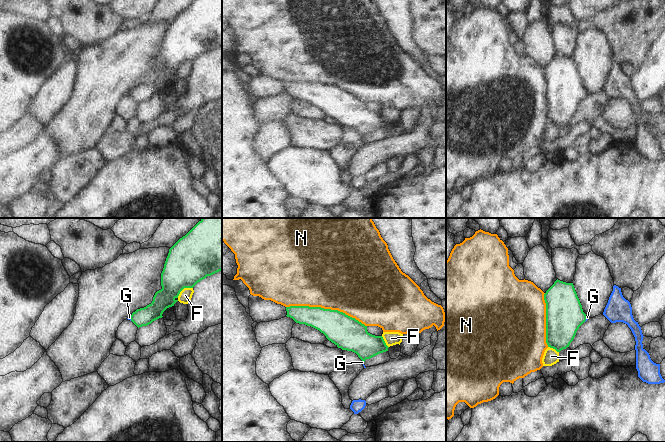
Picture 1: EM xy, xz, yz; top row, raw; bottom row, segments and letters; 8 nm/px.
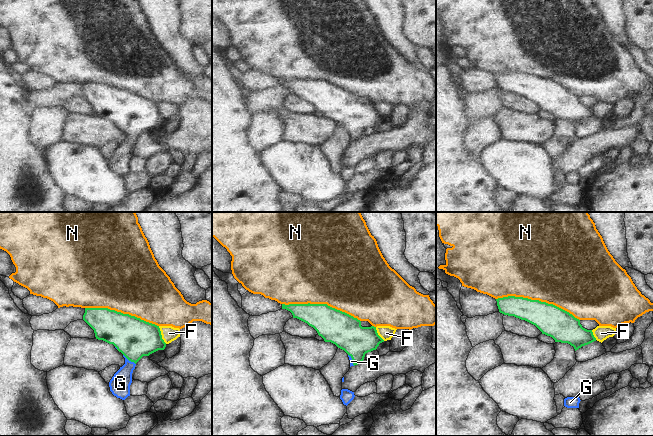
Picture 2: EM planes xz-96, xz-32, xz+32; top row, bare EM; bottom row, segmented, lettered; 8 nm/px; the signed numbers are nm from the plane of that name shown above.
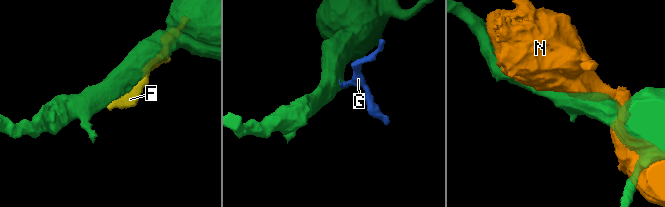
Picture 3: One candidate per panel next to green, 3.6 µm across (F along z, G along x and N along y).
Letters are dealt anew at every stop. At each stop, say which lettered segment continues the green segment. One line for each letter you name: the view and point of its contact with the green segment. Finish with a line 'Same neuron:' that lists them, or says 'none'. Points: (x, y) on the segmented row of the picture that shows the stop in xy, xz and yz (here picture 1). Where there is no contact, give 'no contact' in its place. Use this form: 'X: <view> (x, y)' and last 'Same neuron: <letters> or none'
G: yz (586, 318)
Same neuron: G

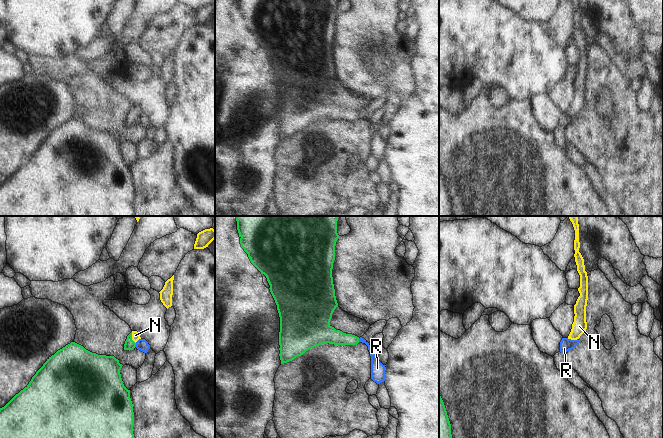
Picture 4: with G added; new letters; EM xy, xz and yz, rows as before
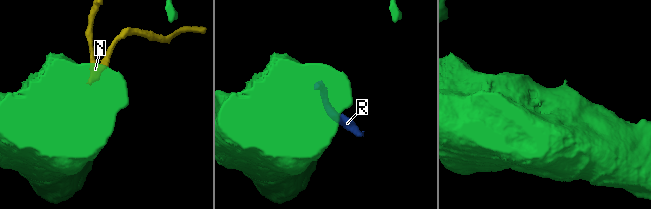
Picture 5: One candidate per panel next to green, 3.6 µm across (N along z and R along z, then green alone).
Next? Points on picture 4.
N: xy (131, 338)
Same neuron: N

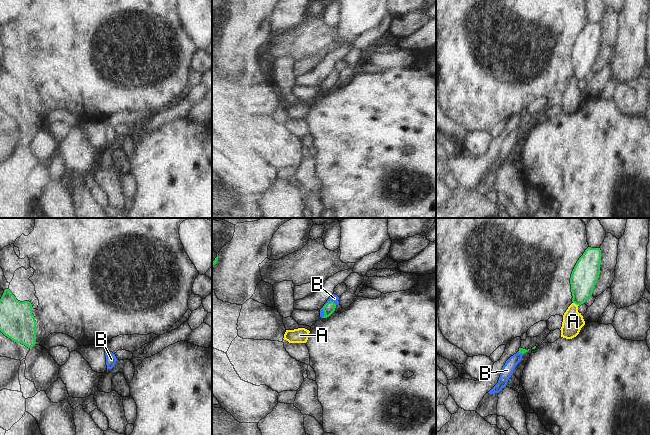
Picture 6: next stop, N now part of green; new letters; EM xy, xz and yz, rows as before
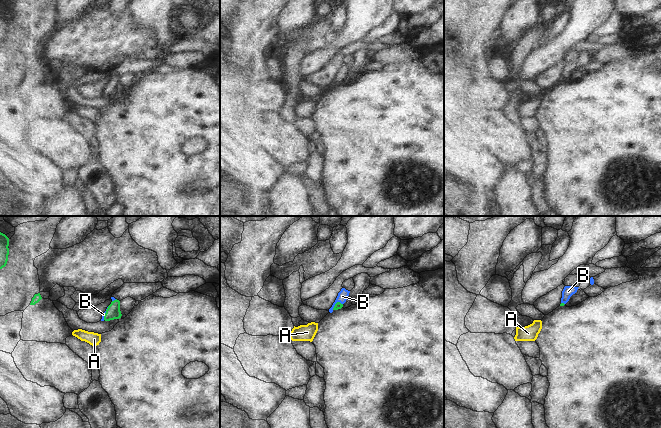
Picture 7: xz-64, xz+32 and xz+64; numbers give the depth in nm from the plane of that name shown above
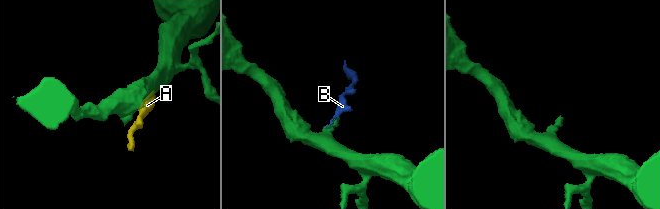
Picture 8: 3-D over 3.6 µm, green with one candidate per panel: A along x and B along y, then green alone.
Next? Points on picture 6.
B: xz (323, 307)
Same neuron: B

